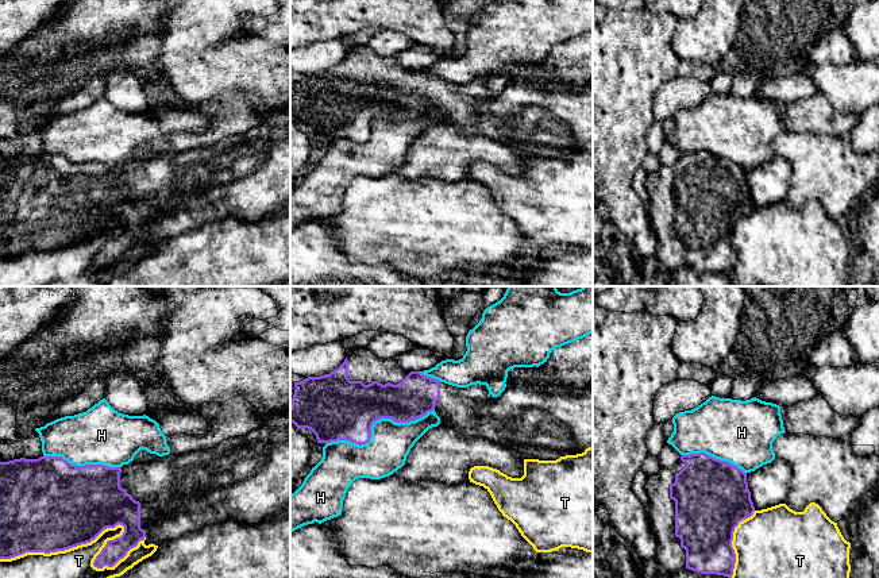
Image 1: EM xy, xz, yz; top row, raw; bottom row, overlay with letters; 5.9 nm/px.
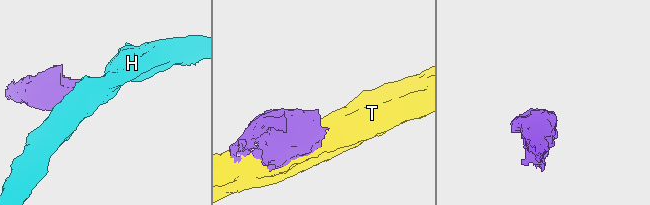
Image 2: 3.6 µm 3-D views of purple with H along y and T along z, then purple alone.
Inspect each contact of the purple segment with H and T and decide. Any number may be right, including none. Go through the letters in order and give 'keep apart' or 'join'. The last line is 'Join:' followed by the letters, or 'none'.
H: keep apart
T: keep apart
Join: none

